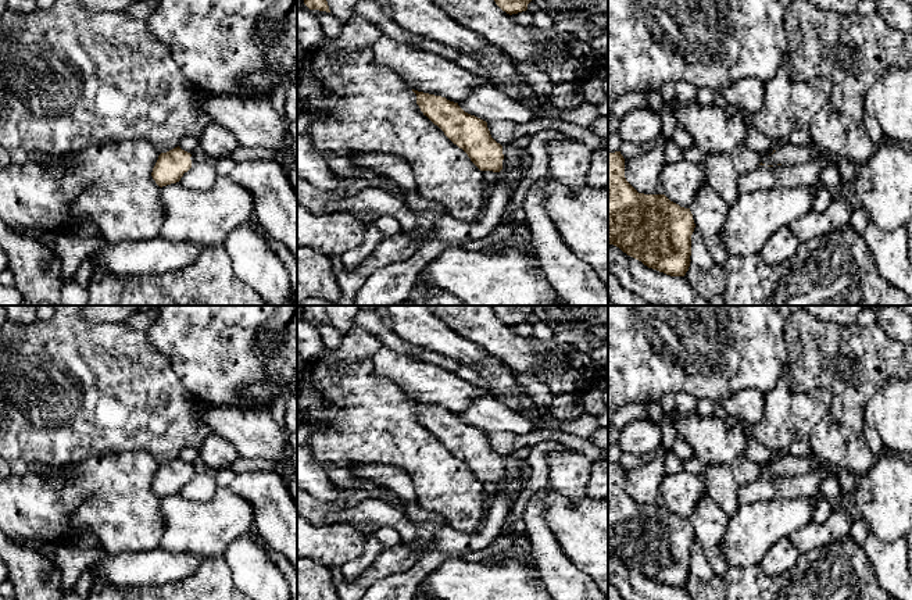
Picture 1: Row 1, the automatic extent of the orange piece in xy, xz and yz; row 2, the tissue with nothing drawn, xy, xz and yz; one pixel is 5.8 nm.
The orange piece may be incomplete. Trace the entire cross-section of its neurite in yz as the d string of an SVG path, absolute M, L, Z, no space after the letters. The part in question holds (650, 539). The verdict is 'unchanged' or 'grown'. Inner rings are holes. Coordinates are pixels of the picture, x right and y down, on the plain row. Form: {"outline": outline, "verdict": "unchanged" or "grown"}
{"outline": "M620 462L608 465L608 554L648 579L670 588L684 588L690 578L691 546L695 535L690 519L680 518L665 506L639 504L625 489Z", "verdict": "unchanged"}

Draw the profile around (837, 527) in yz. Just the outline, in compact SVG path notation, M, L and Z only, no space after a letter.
M836 504L825 522L818 524L811 521L797 529L788 539L800 554L816 547L825 547L850 538L854 518L855 515L848 504Z

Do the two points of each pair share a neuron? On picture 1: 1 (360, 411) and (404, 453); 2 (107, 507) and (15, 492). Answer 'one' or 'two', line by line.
1: one
2: one

